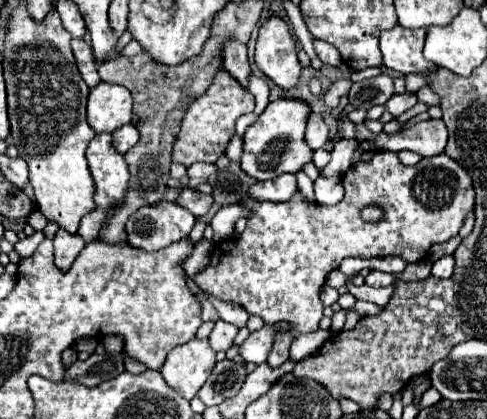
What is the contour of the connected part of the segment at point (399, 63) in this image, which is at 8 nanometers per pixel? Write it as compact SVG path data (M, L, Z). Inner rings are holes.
M397 24L391 30L381 32L381 56L383 66L399 74L415 74L433 68L431 62L423 58L427 30L407 30Z

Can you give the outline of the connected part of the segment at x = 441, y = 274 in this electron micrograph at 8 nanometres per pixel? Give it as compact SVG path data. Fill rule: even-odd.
M443 256L443 258L439 258L439 260L433 264L431 274L437 276L437 278L449 278L449 276L453 274L453 256Z

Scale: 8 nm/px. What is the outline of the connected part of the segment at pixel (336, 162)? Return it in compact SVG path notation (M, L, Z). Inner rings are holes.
M341 138L331 152L331 162L325 168L321 168L319 174L325 178L327 176L343 176L351 166L351 156L353 156L353 150L357 148L357 144L359 142L355 138Z

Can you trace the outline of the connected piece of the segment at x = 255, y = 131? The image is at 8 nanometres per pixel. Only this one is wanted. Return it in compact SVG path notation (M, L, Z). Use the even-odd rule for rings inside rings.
M279 98L275 102L269 102L265 112L247 128L243 136L243 158L241 158L241 168L253 176L255 180L273 180L285 172L299 172L305 164L313 162L313 150L305 142L305 126L311 114L311 106L301 100L301 98Z

